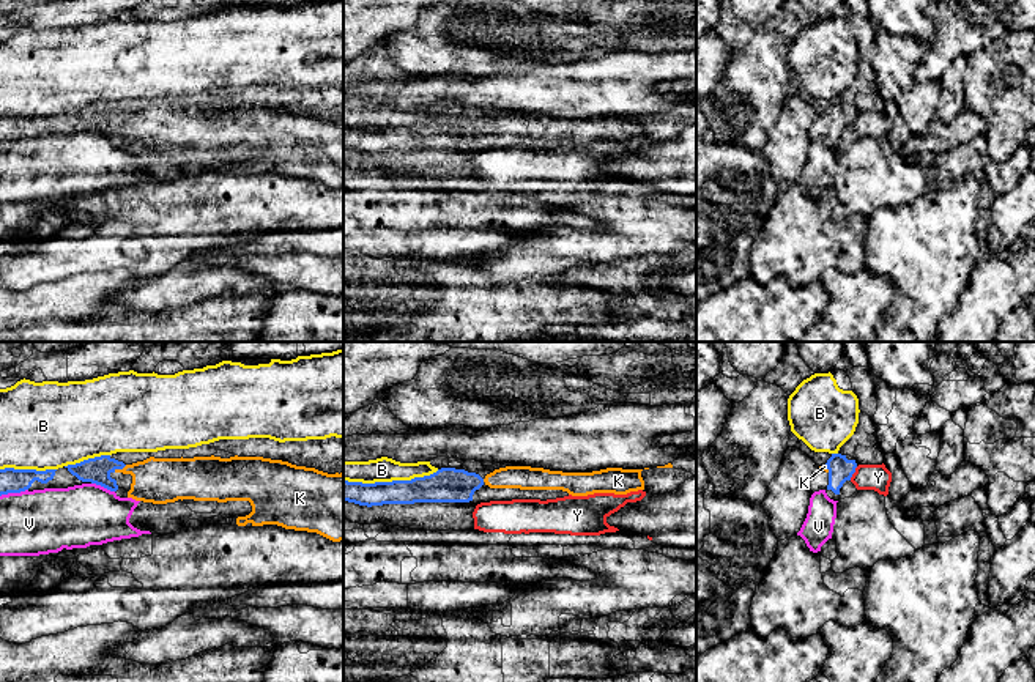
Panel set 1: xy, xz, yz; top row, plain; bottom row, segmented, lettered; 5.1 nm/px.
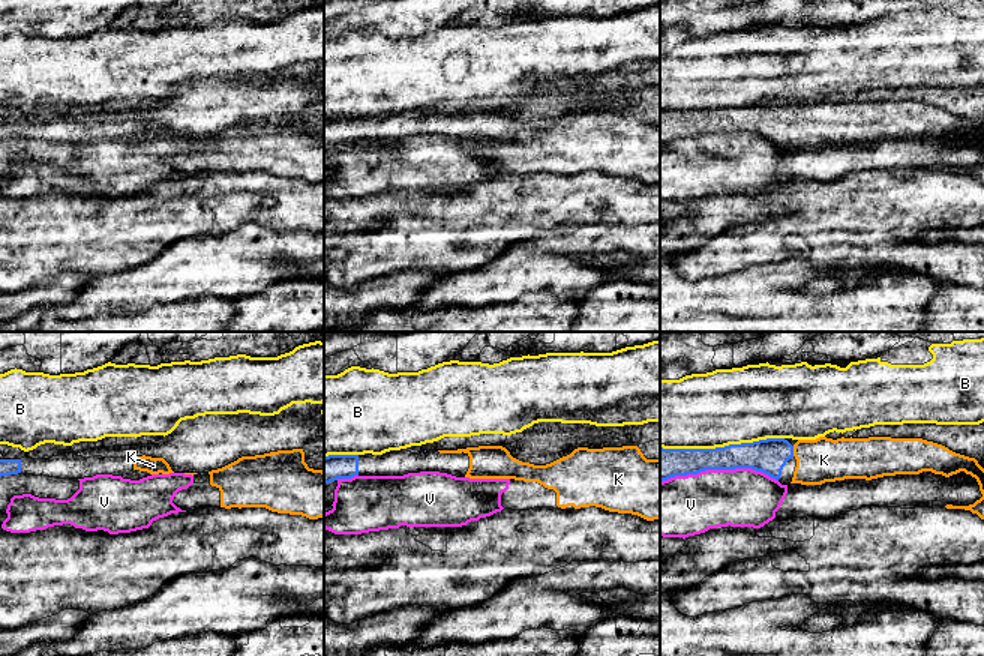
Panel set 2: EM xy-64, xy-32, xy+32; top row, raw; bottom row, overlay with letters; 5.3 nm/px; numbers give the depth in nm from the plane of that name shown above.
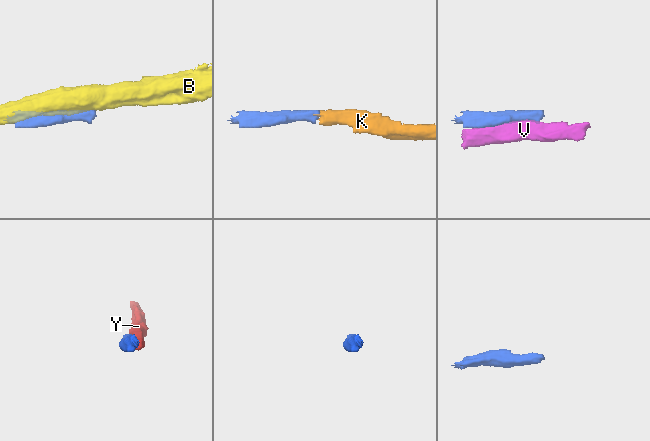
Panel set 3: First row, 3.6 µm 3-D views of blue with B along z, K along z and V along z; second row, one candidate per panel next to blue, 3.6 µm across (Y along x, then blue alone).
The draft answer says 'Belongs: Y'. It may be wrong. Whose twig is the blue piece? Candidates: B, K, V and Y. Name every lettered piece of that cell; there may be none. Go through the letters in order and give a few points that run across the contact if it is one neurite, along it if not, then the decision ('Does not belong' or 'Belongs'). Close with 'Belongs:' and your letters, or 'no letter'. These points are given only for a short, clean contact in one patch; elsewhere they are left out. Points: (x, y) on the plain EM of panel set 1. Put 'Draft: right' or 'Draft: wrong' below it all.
B: Does not belong
K: Line: xy (96, 117), (101, 114), (120, 115), (137, 117), (159, 128). Belongs
V: Does not belong
Y: Line: yz (857, 114), (849, 126). Does not belong
Belongs: K
Draft: wrong

